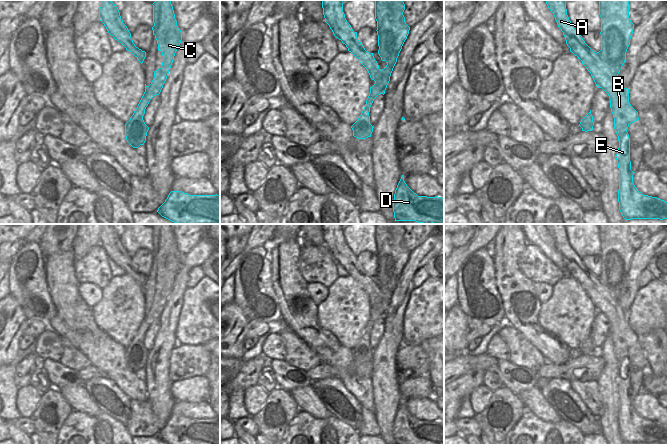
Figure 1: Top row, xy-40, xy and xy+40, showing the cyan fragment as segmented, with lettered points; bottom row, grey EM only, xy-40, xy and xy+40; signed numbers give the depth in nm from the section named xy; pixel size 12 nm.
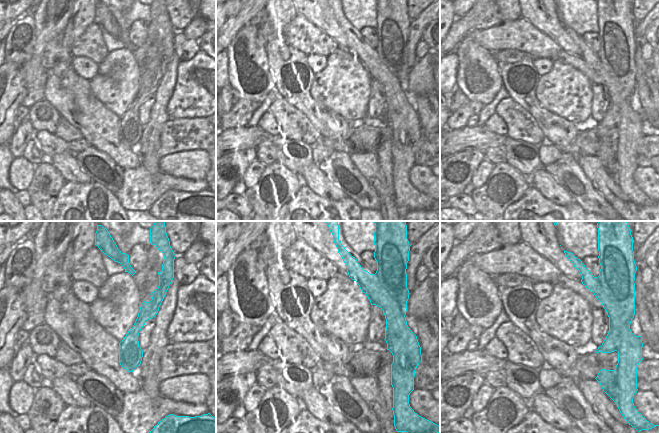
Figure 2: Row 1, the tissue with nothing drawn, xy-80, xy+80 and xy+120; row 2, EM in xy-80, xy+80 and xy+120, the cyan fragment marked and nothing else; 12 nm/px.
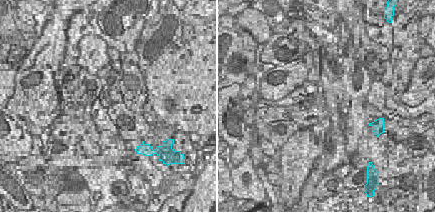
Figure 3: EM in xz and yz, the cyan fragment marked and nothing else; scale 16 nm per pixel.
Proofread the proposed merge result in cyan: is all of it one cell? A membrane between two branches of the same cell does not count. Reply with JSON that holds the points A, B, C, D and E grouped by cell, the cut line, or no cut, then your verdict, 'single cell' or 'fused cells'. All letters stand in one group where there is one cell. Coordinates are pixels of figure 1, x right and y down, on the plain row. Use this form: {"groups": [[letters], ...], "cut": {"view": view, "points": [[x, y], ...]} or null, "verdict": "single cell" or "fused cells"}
{"groups": [["A", "B", "D", "E"], ["C"]], "cut": {"view": "xy+40", "points": [[617, 303], [617, 315], [610, 323]]}, "verdict": "fused cells"}

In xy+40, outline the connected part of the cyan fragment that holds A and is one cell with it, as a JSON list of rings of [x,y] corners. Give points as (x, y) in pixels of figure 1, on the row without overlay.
[[[546,224],[546,228],[553,237],[558,251],[563,256],[567,270],[578,283],[583,284],[590,271],[585,267],[581,258],[569,244],[566,233],[566,224]]]

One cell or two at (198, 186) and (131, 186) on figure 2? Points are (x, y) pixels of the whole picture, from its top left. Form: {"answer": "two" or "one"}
{"answer": "one"}

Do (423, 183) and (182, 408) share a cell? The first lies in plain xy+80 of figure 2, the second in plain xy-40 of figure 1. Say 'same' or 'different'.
same

